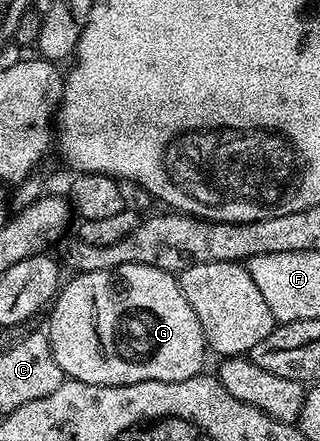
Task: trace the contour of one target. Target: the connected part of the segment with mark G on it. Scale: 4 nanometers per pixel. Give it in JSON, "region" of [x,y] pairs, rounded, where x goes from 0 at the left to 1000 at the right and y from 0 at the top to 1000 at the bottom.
{"region":[[[397,599],[328,617],[256,617],[228,624],[222,630],[228,635],[216,644],[209,637],[175,664],[175,676],[163,683],[156,705],[147,710],[147,717],[153,717],[150,737],[144,737],[150,773],[169,794],[169,814],[181,819],[181,830],[194,830],[209,859],[366,880],[384,871],[428,871],[431,866],[469,866],[472,862],[556,866],[597,853],[628,850],[634,834],[625,832],[638,825],[638,798],[644,800],[638,751],[619,730],[619,712],[606,712],[606,694],[594,694],[594,685],[581,685],[581,667],[569,667],[559,633],[541,619],[509,617],[481,603]]]}

